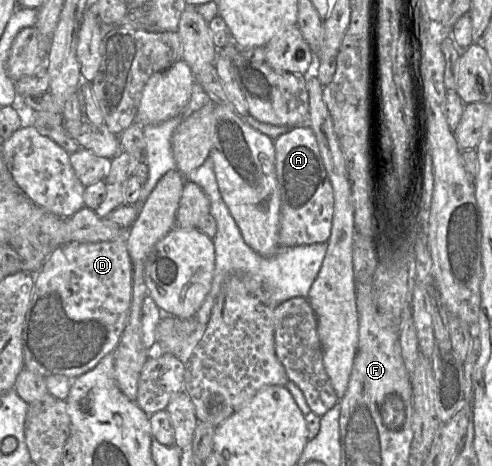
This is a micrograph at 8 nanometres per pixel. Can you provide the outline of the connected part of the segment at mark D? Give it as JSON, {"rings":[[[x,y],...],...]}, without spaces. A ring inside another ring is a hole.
{"rings":[[[121,236],[111,241],[96,243],[70,242],[59,246],[51,252],[40,270],[34,276],[33,292],[25,314],[22,330],[24,367],[38,373],[42,377],[63,375],[75,379],[93,369],[107,354],[116,349],[126,327],[130,313],[133,290],[133,263],[127,248],[126,238],[125,236]]]}

